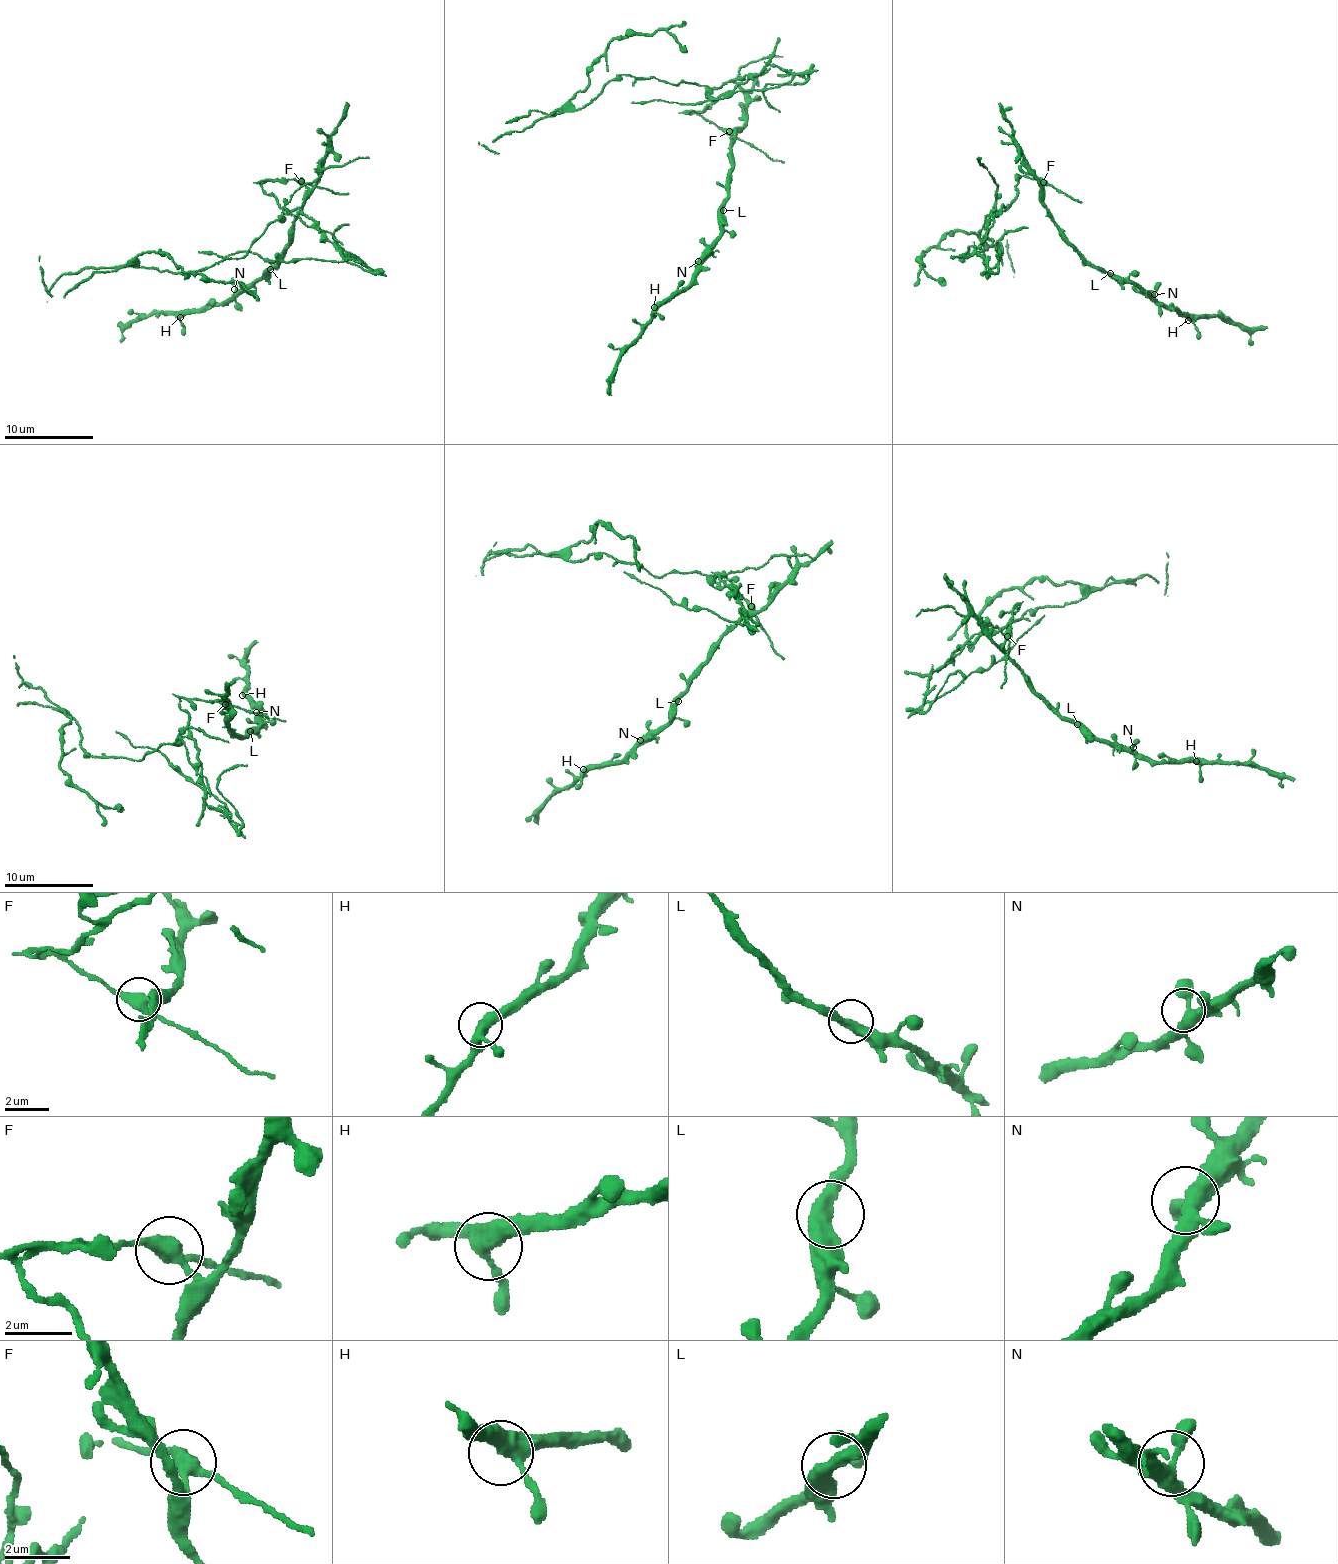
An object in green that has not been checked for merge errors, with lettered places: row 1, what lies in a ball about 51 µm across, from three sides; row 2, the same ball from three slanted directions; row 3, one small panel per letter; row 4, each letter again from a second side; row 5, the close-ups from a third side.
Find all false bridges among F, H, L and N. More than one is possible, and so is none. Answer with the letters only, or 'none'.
F

